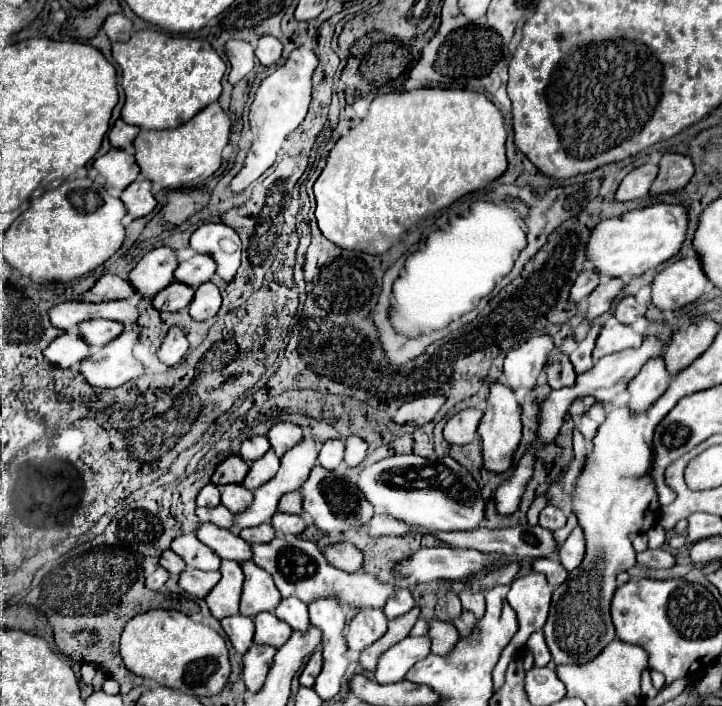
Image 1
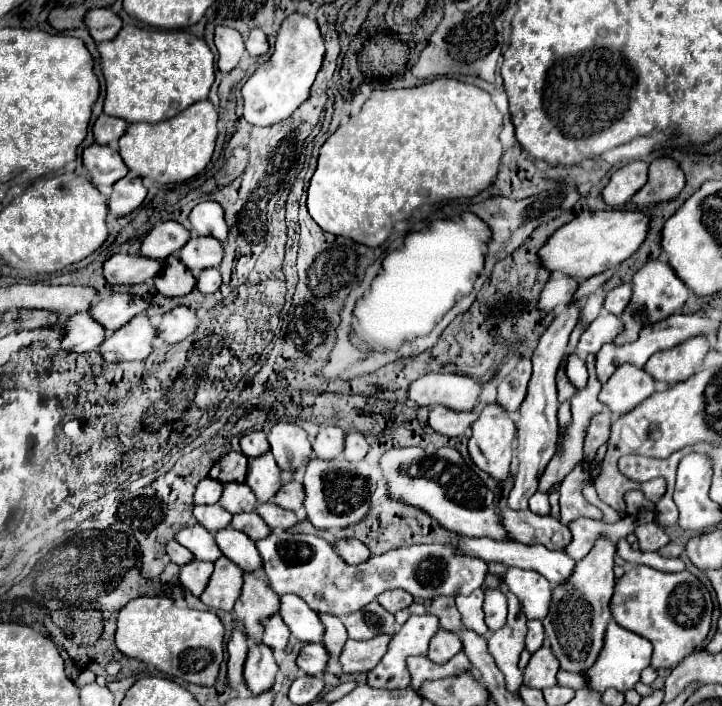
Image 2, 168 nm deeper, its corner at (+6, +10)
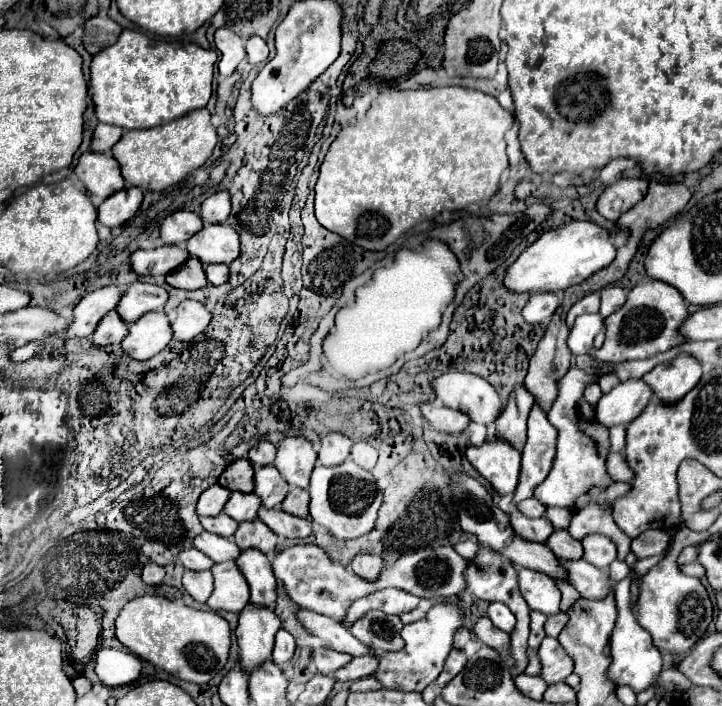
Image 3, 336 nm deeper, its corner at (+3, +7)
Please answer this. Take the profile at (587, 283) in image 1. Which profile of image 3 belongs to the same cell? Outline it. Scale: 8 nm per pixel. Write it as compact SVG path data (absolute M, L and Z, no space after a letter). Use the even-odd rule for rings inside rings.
M535 292L531 294L529 302L525 304L523 308L523 318L527 324L539 324L539 326L547 326L555 308L559 306L559 296L555 294L541 294L541 292Z

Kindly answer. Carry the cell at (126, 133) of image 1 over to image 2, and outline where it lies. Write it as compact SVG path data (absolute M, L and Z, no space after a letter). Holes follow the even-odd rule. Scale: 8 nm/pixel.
M102 113L102 115L98 117L98 121L94 123L94 127L92 127L96 143L100 143L100 145L114 145L114 143L118 143L118 139L120 139L120 137L124 135L124 131L126 131L126 125L128 125L128 123L126 123L124 119Z

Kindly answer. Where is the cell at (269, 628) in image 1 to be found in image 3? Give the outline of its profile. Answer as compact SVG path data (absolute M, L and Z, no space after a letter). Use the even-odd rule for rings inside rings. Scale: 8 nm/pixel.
M279 630L275 636L275 648L273 648L271 660L279 666L279 664L289 662L293 654L295 654L295 638L287 630Z

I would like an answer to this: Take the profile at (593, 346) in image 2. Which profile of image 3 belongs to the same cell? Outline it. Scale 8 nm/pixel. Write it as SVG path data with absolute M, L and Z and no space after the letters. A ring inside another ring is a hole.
M581 314L575 318L573 328L569 330L567 346L569 350L577 354L589 354L593 350L593 338L603 326L603 318L597 314Z

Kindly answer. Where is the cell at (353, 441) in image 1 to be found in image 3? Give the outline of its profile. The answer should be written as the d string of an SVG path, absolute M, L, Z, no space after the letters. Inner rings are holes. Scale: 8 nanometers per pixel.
M357 442L351 450L351 460L365 470L373 470L377 462L377 450L369 442Z

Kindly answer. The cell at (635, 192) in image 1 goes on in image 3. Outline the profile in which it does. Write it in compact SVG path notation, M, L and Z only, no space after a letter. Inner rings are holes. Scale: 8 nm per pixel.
M625 178L619 180L603 190L603 194L597 200L597 212L605 218L615 222L623 212L633 208L639 200L645 198L649 188L647 178Z

